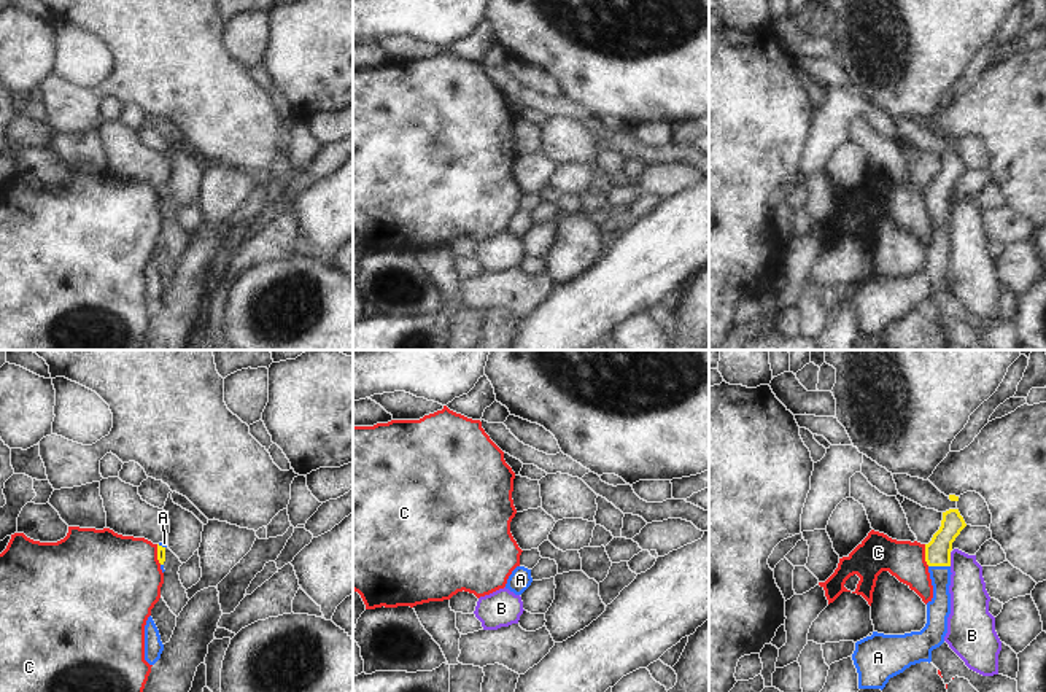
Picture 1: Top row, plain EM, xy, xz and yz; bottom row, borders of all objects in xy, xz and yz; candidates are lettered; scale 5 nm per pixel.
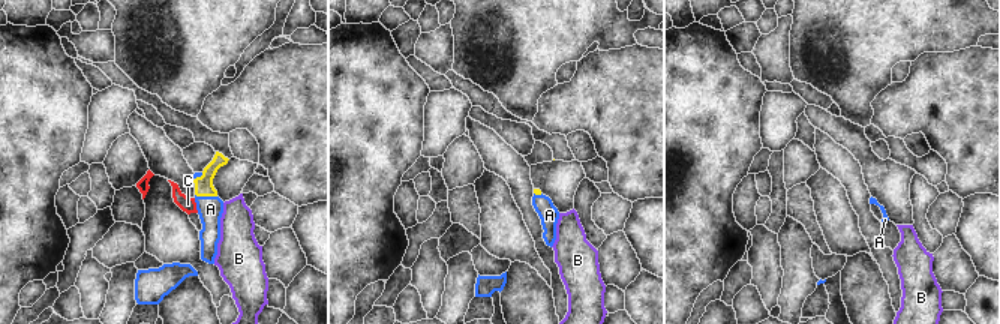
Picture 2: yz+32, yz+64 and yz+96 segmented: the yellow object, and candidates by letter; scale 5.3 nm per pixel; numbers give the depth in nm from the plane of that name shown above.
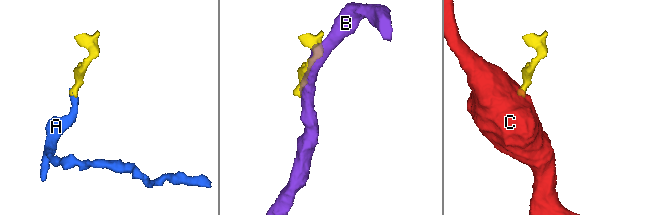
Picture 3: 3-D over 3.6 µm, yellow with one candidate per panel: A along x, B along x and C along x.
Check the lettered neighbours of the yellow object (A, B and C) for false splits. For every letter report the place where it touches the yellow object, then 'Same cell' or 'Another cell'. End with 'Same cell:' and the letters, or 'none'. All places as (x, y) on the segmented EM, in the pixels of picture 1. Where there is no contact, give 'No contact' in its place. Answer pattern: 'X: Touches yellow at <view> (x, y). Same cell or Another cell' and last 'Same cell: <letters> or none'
A: Touches yellow at yz (940, 565). Same cell
B: Touches yellow at yz (949, 559). Another cell
C: Touches yellow at yz (925, 555). Another cell
Same cell: A.

